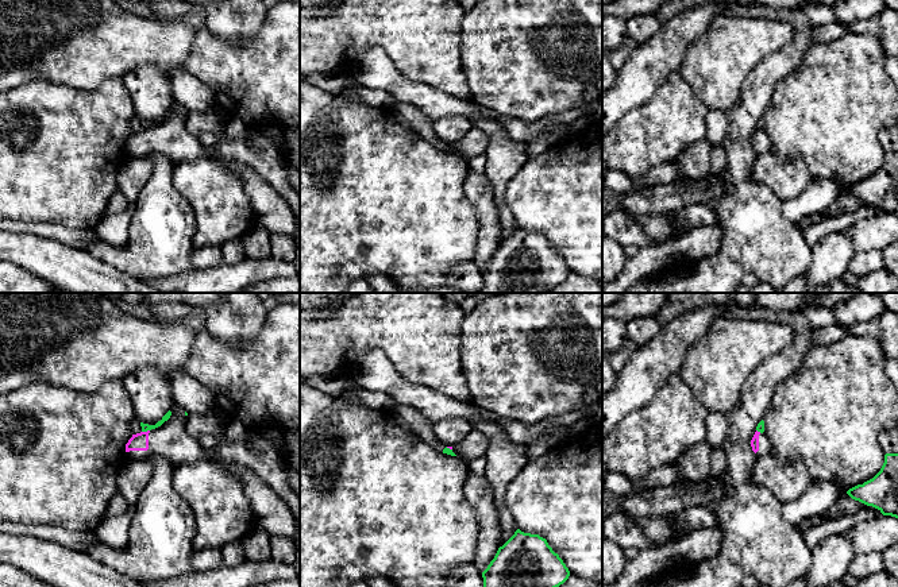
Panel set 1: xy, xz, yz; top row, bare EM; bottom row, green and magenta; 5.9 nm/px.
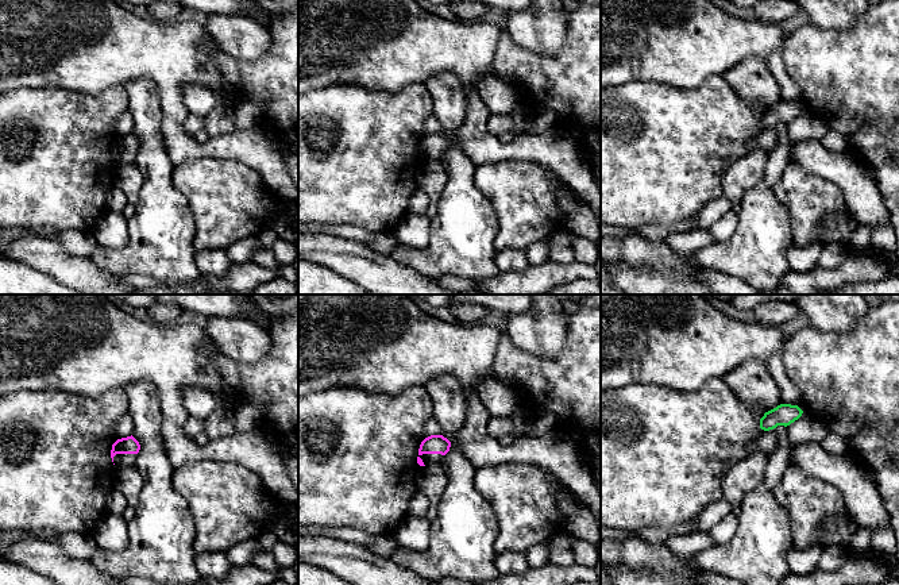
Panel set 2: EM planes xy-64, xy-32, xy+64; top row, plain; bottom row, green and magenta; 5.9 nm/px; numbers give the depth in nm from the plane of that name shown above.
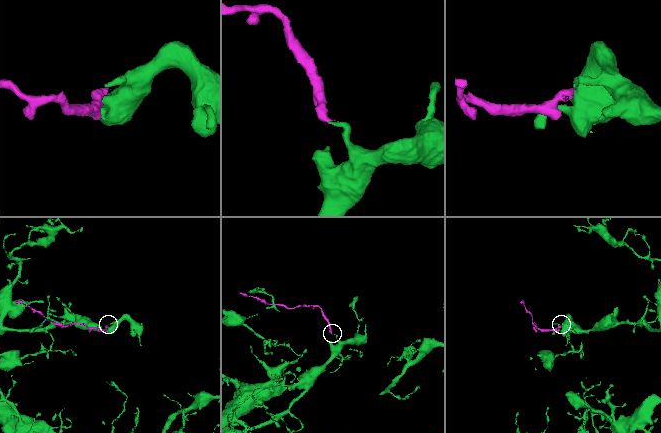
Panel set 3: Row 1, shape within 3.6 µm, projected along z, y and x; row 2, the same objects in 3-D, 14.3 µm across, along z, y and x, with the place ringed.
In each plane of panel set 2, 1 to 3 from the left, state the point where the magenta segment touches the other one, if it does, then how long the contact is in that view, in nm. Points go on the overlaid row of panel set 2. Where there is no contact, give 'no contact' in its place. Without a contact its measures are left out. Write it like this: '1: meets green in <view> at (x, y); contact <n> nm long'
1: no contact
2: no contact
3: no contact

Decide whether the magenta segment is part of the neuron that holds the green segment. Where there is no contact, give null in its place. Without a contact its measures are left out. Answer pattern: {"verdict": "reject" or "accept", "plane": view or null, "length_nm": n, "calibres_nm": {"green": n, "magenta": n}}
{"verdict": "reject", "plane": "xy", "length_nm": 50, "calibres_nm": {"green": 50, "magenta": 110}}

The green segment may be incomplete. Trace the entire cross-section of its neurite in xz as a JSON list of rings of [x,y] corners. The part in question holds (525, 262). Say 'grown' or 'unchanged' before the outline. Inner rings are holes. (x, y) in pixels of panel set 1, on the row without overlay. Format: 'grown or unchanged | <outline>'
unchanged | [[[517,227],[482,270],[479,293],[547,293],[569,274],[546,236]]]

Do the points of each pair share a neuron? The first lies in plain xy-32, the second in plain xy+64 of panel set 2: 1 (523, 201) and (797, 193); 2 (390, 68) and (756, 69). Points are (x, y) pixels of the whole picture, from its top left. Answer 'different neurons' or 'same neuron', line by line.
1: same neuron
2: different neurons

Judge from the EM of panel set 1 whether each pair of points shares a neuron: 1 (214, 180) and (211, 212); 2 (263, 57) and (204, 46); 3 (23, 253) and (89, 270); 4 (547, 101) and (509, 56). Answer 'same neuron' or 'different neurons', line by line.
1: same neuron
2: same neuron
3: same neuron
4: same neuron

